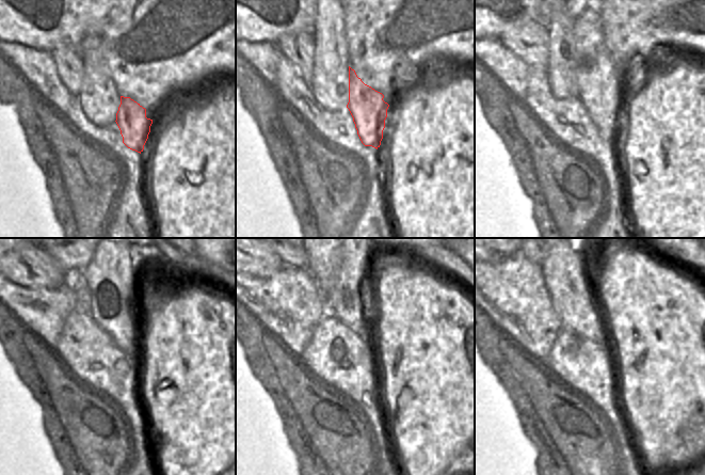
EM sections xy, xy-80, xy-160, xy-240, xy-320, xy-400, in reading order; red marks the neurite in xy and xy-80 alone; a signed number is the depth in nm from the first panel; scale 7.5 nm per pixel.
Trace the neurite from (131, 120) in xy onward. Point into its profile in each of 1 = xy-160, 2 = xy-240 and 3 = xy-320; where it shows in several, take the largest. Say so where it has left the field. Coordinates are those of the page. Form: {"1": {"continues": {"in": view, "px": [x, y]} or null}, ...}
{"1": {"continues": {"in": "xy-160", "px": [603, 97]}}, "2": {"continues": {"in": "xy-240", "px": [115, 301]}}, "3": {"continues": {"in": "xy-320", "px": [348, 300]}}}

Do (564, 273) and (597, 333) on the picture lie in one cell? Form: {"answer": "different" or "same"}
{"answer": "same"}

